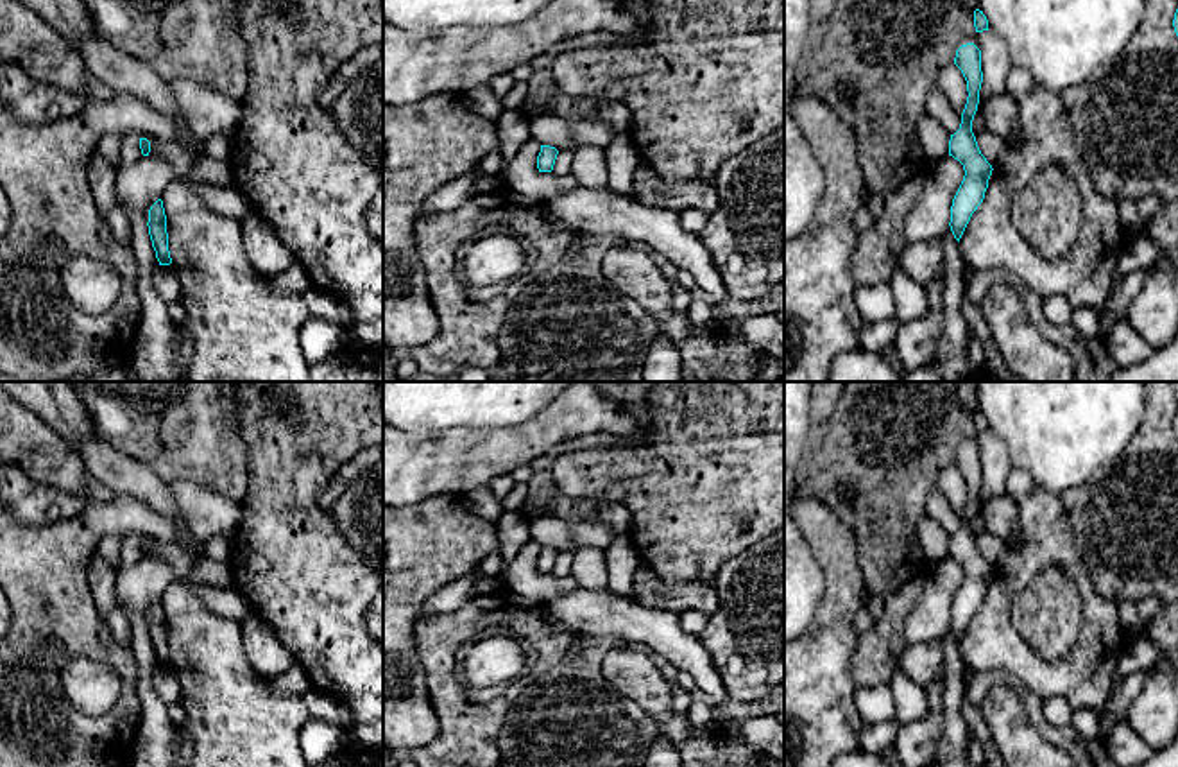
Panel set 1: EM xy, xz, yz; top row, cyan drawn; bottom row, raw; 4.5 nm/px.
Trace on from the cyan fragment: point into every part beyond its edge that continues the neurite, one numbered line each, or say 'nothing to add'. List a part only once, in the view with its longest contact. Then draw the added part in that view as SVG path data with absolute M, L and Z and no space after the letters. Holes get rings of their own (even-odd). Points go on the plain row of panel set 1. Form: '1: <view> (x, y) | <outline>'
nothing to add

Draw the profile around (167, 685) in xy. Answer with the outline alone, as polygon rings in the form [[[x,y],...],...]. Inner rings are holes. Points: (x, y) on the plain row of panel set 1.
[[[158,667],[154,672],[154,690],[158,697],[168,706],[179,701],[181,683],[170,667]]]

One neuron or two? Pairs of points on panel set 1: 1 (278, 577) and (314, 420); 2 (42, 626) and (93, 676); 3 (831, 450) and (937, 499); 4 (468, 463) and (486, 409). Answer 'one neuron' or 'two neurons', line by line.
1: one neuron
2: two neurons
3: two neurons
4: two neurons

